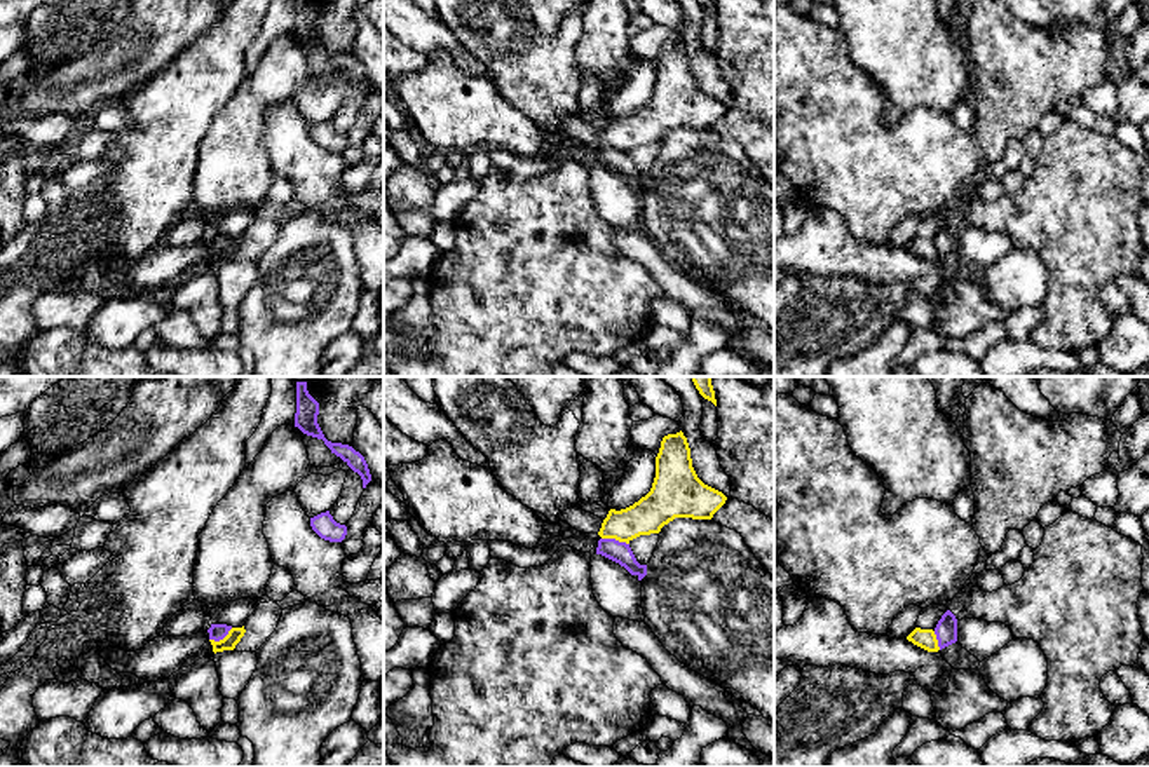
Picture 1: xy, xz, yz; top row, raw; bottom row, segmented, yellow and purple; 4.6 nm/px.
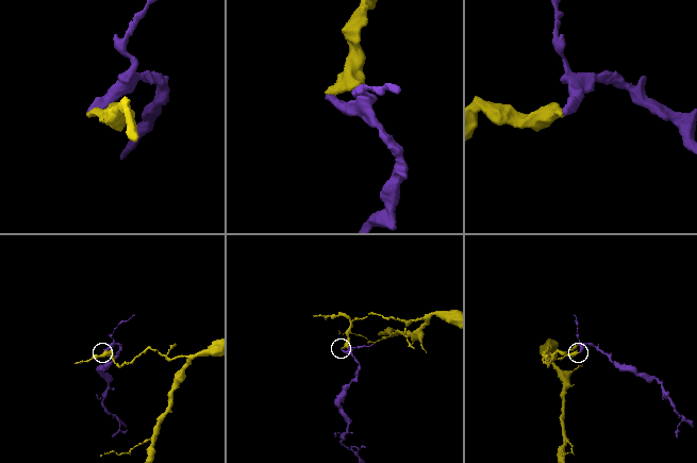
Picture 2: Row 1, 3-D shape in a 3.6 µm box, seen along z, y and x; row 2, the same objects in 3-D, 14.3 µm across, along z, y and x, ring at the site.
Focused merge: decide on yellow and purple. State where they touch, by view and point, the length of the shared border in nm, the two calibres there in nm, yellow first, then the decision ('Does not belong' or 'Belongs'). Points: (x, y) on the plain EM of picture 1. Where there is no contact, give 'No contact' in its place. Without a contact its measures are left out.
Touches yellow at xz (616, 149). Shared border 130 nm. Thickness 170 nm (yellow) against 100 nm. Does not belong

